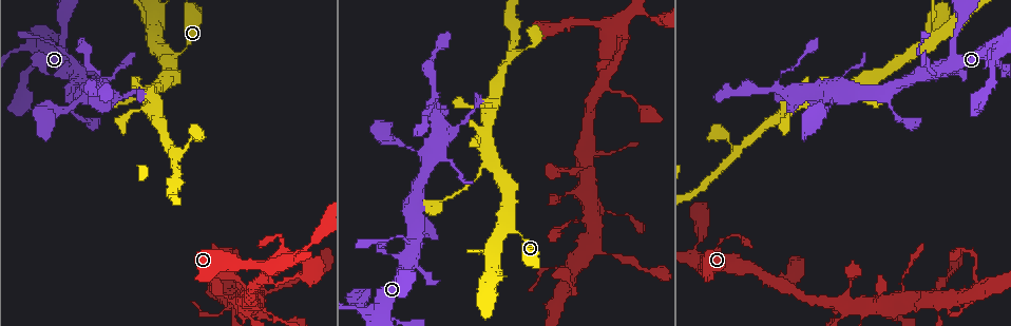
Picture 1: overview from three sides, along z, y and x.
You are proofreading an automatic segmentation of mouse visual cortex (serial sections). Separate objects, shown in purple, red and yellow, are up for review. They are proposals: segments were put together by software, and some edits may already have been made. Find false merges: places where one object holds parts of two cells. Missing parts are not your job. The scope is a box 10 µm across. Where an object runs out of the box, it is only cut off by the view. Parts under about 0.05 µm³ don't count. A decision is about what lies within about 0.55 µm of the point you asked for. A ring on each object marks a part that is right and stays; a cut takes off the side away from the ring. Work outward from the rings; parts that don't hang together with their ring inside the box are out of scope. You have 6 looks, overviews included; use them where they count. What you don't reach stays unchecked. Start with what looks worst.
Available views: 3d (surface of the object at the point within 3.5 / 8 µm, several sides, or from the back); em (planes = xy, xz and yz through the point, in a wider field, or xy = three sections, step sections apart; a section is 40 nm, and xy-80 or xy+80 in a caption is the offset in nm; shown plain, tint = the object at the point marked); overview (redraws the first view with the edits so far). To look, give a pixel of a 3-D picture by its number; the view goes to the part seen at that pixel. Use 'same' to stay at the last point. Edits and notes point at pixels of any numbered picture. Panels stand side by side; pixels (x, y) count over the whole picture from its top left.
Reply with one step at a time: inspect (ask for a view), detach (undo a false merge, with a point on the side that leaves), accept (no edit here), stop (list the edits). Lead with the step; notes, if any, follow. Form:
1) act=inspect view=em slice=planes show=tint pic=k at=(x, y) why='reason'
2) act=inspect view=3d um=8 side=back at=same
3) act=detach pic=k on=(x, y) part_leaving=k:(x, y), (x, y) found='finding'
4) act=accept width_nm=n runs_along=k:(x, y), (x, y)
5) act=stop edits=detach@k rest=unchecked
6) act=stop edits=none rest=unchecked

act=inspect view=3d um=3.5 pic=1 at=(435, 100) why='thick turns thin'

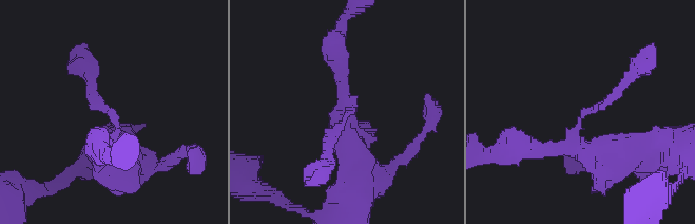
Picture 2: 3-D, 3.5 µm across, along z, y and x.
act=inspect view=em slice=xy step=3 show=tint pic=2 at=(354, 108) arms=3 arm_widths_nm=150,200,350

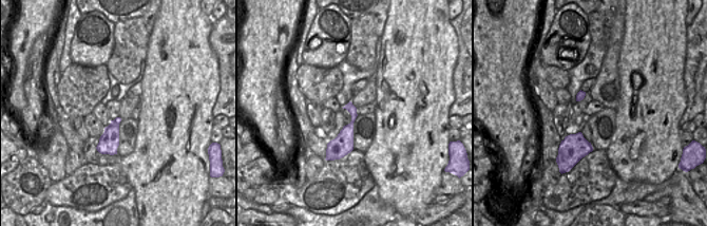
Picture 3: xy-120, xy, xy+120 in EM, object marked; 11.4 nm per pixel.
act=accept runs_along=2:(114, 151), (118, 119), (92, 80) found='all the same cell'

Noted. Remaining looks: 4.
act=inspect view=3d um=8 pic=1 at=(489, 110) why='arms part here'

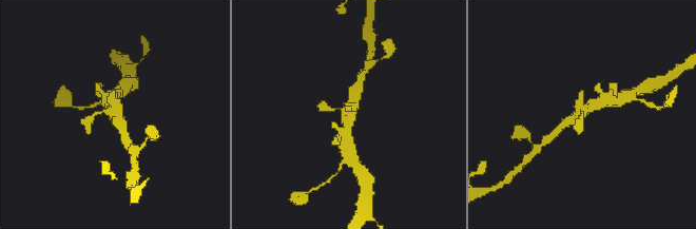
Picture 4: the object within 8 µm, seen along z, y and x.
act=inspect view=3d um=3.5 side=back at=same why='zoom in'

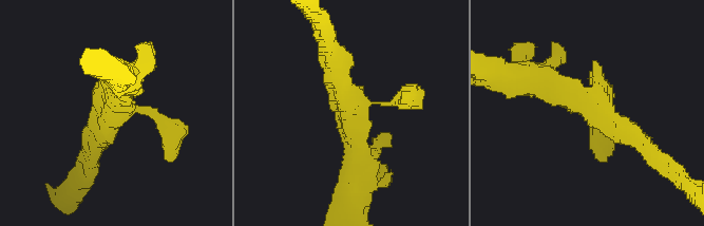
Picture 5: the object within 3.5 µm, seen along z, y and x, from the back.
act=inspect view=em slice=xy step=1 show=tint pic=5 at=(592, 108) why='now the EM'

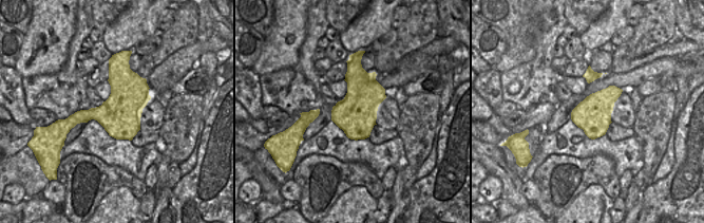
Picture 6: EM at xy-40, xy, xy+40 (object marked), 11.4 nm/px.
act=accept found='continuous, no second cell'

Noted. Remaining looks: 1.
act=stop edits=none rest=unchecked

